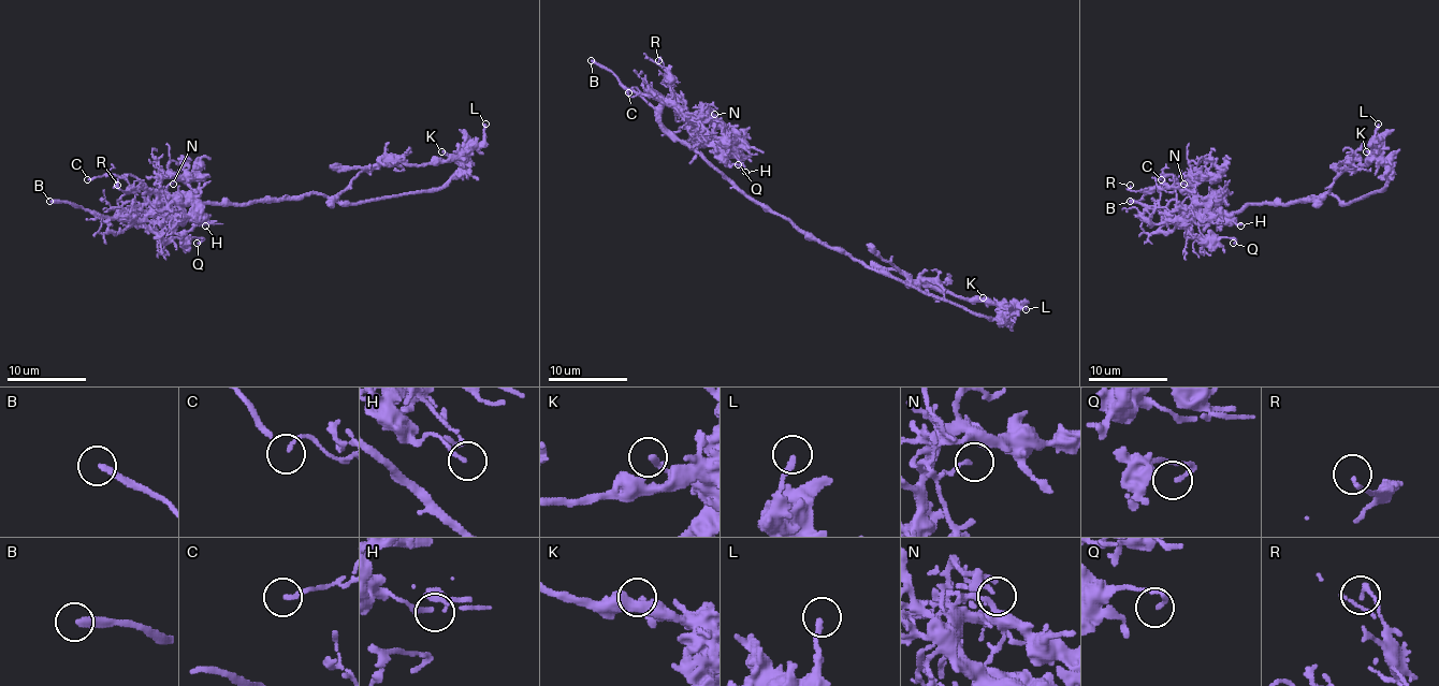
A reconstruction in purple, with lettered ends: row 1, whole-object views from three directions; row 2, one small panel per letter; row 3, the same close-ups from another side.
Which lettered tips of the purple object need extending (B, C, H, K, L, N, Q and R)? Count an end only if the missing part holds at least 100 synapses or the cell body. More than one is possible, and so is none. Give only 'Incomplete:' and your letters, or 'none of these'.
Incomplete: B

